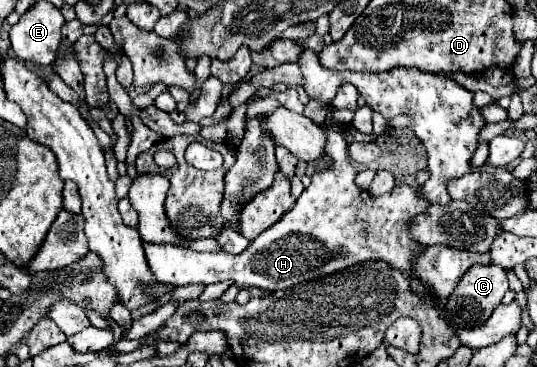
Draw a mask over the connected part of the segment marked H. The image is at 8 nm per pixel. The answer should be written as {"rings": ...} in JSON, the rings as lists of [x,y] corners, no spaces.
{"rings":[[[322,124],[326,130],[326,148],[324,156],[332,162],[330,168],[316,170],[312,174],[310,186],[300,194],[294,208],[288,210],[274,226],[264,230],[250,246],[232,256],[224,252],[194,252],[184,250],[182,246],[148,246],[144,244],[144,252],[148,258],[148,266],[156,274],[156,280],[166,286],[186,286],[186,284],[216,284],[224,280],[232,280],[240,288],[260,288],[264,292],[276,292],[282,288],[290,288],[302,282],[310,282],[316,278],[324,278],[328,274],[352,268],[356,264],[368,260],[384,260],[390,268],[400,270],[416,296],[424,298],[440,310],[440,316],[450,326],[452,334],[460,338],[460,342],[472,350],[484,348],[488,344],[496,344],[504,334],[518,332],[520,328],[520,308],[516,302],[500,304],[492,316],[480,326],[460,326],[454,322],[446,304],[432,292],[424,288],[424,282],[418,278],[414,270],[414,260],[420,256],[426,246],[416,242],[410,236],[412,220],[428,210],[430,202],[422,198],[420,186],[398,184],[392,192],[382,196],[372,196],[370,192],[356,186],[356,168],[348,160],[348,144],[340,132],[332,126]]]}

